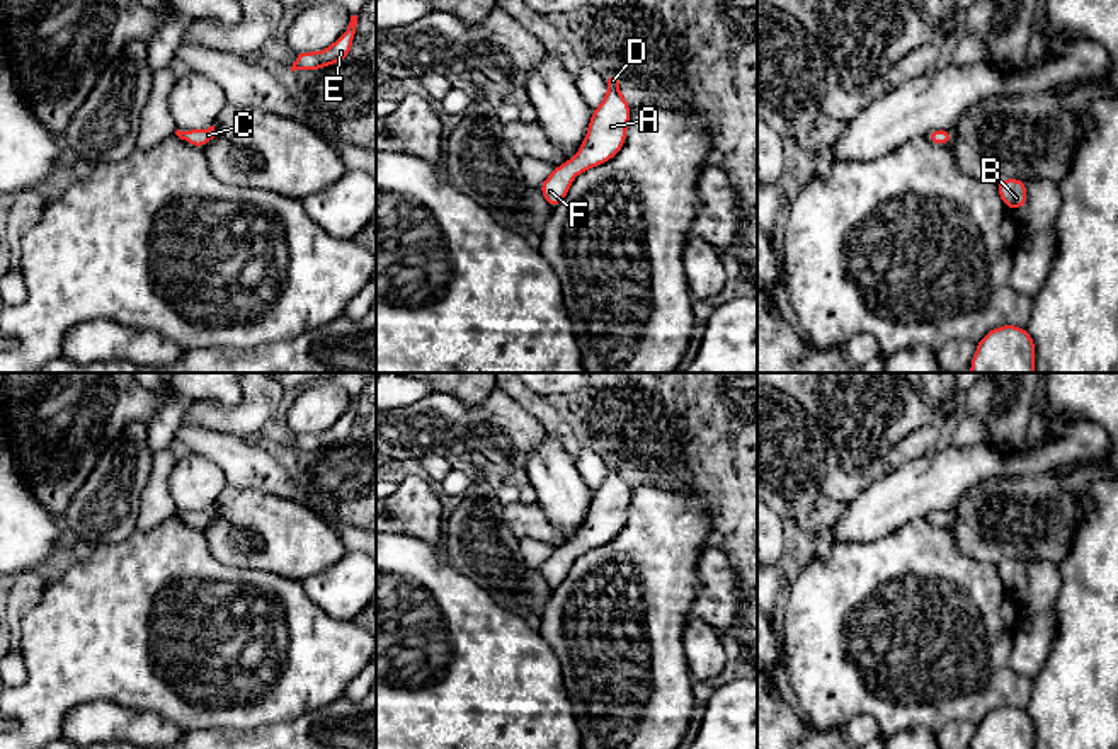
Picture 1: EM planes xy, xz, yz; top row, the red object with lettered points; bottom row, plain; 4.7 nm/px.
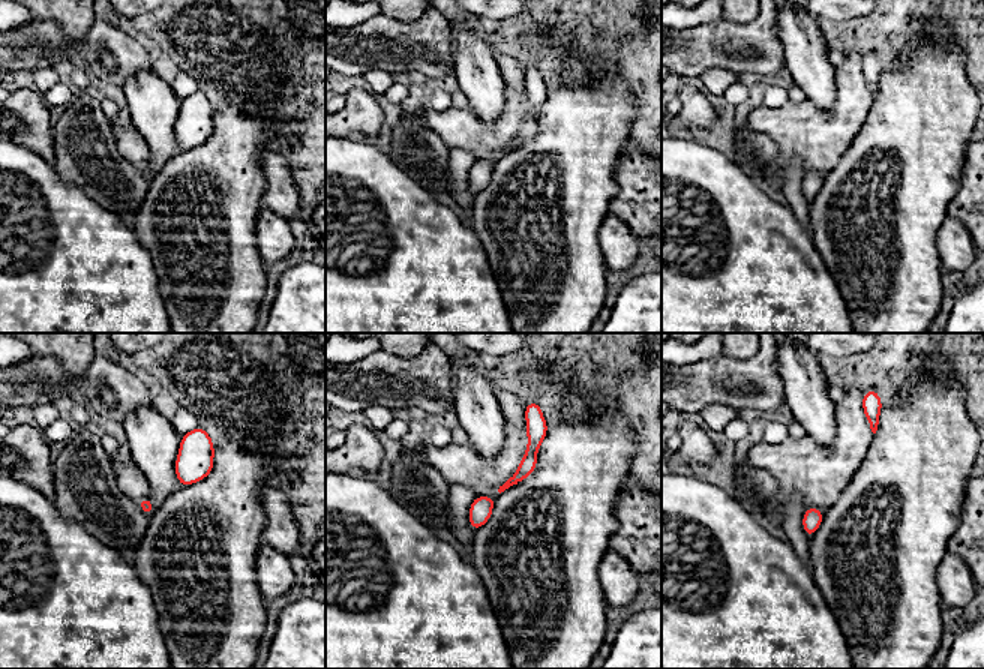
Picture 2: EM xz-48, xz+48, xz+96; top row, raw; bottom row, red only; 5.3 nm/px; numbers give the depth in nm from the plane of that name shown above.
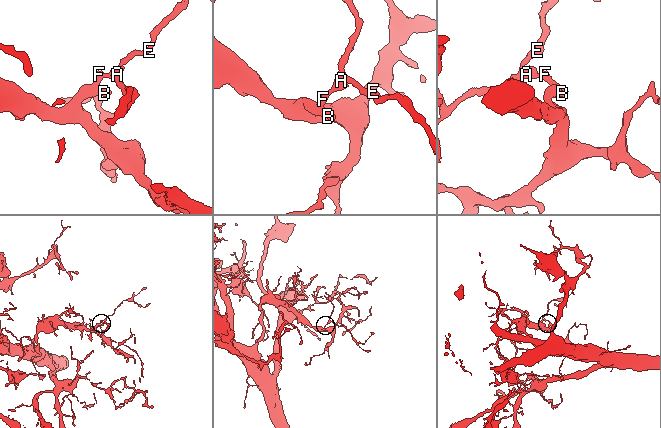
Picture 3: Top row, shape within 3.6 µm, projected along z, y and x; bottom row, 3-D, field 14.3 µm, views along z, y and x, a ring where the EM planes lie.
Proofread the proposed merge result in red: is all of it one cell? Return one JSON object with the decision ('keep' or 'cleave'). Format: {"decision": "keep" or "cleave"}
{"decision": "keep"}

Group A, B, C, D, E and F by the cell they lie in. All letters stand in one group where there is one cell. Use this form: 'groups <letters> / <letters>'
groups A B C D E F

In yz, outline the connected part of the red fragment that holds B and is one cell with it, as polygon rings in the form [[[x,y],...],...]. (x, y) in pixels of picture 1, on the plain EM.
[[[1004,560],[995,563],[997,574],[1001,575],[1002,584],[1009,591],[1019,591],[1026,586],[1026,563],[1021,560]]]

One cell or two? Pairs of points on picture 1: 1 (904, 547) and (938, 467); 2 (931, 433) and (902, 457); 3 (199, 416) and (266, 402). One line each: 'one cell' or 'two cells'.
1: two cells
2: one cell
3: one cell

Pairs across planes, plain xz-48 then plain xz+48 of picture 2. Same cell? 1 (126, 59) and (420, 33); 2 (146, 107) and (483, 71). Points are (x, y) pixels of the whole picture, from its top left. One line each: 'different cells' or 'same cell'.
1: same cell
2: same cell

